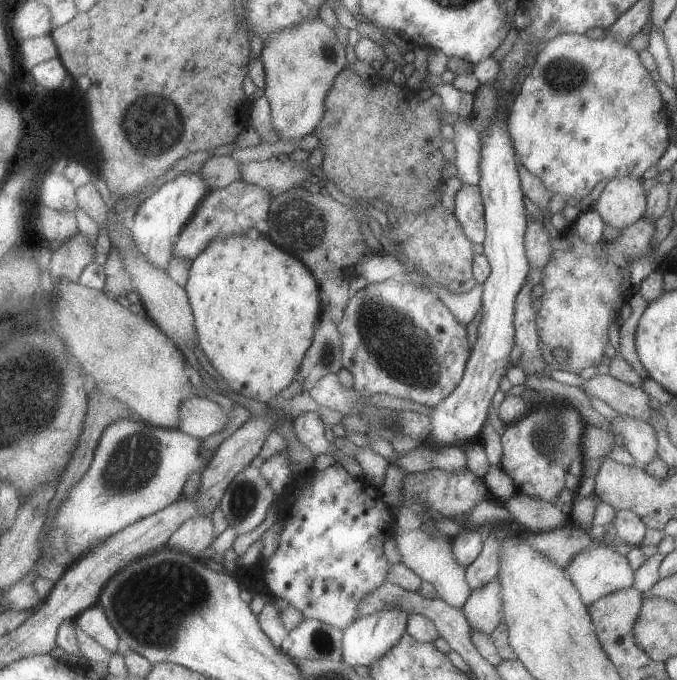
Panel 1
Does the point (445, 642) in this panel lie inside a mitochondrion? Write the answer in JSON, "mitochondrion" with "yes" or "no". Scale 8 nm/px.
{"mitochondrion":"no"}

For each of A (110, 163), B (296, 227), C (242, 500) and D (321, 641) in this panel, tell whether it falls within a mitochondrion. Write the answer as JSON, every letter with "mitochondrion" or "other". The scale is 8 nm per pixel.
{"A":"mitochondrion","B":"mitochondrion","C":"mitochondrion","D":"mitochondrion"}

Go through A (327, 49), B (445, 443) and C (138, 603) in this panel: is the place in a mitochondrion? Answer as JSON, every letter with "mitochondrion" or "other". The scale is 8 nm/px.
{"A":"mitochondrion","B":"other","C":"mitochondrion"}

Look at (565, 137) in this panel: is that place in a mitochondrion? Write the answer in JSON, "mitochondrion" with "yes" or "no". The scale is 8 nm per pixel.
{"mitochondrion":"no"}

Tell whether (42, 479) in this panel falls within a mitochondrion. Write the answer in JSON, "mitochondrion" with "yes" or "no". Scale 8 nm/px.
{"mitochondrion":"no"}

